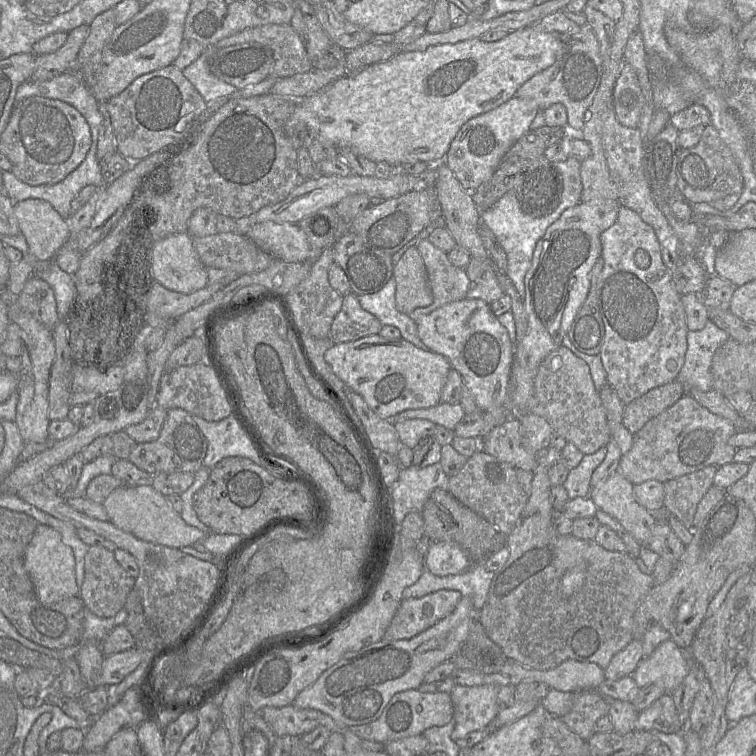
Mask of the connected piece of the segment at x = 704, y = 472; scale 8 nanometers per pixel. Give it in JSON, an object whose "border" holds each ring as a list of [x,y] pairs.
{"border":[[[707,466],[663,483],[664,509],[689,530],[694,528],[697,505],[712,486],[717,469]]]}

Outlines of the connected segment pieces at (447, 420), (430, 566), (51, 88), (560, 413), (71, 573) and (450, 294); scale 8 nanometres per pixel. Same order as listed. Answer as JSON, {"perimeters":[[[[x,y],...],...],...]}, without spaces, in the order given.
{"perimeters":[[[[438,403],[437,405],[429,408],[402,411],[393,417],[391,421],[395,423],[407,419],[426,419],[436,425],[441,425],[453,431],[464,415],[465,412],[459,403]]],[[[452,541],[430,542],[425,554],[425,569],[436,576],[457,575],[467,571],[473,564],[478,563],[472,563],[463,549]]],[[[65,71],[45,81],[28,80],[16,92],[15,105],[20,101],[39,96],[63,101],[74,107],[86,120],[91,135],[91,150],[97,151],[97,142],[103,123],[101,104],[77,72]]],[[[562,345],[549,353],[539,364],[534,378],[533,395],[529,399],[526,412],[543,417],[553,432],[575,445],[583,455],[594,453],[611,440],[617,444],[622,454],[632,447],[633,434],[622,423],[609,426],[588,365]]],[[[38,524],[25,550],[24,566],[33,583],[35,594],[42,603],[56,602],[71,596],[78,596],[75,580],[75,558],[72,549],[63,543],[55,529]]],[[[422,239],[415,248],[423,259],[433,295],[431,305],[417,308],[409,314],[417,322],[447,303],[466,298],[469,279],[464,269],[454,266],[447,253],[435,247],[428,239]]]]}

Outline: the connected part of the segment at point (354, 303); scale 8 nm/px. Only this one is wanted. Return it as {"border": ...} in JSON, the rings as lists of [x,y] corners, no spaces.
{"border":[[[350,292],[343,296],[341,309],[331,324],[328,338],[333,344],[354,341],[379,334],[382,326],[378,318],[364,310],[357,296]]]}

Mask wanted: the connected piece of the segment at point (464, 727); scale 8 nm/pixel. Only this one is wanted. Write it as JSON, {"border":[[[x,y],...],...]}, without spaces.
{"border":[[[455,685],[450,692],[453,704],[454,729],[451,739],[457,741],[468,733],[492,726],[497,715],[497,695],[499,686]]]}

